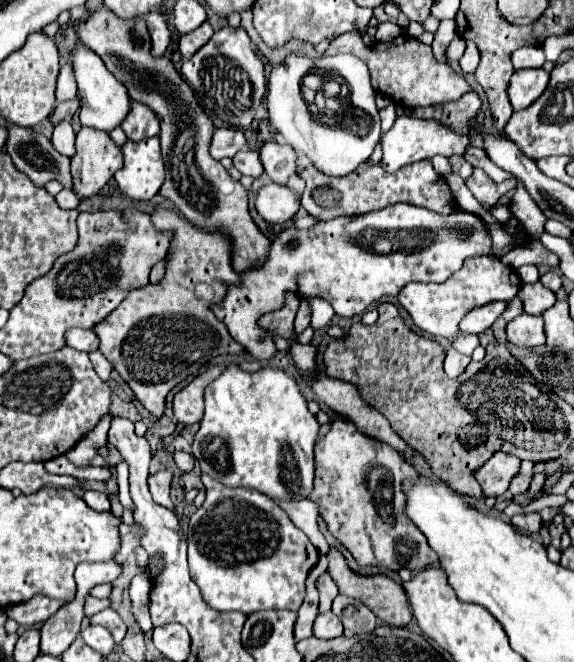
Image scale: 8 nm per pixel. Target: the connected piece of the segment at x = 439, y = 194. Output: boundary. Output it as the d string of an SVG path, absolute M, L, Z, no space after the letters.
M429 160L415 162L411 166L403 166L393 174L387 174L381 170L381 166L371 166L369 162L363 162L355 172L349 176L333 178L321 174L315 166L307 166L299 170L299 176L307 182L307 188L301 198L301 206L317 216L319 220L333 220L339 216L359 216L371 210L381 210L387 204L395 202L407 202L415 206L423 206L433 212L449 214L455 208L455 198L449 190L449 186L443 182L443 178L433 170Z

